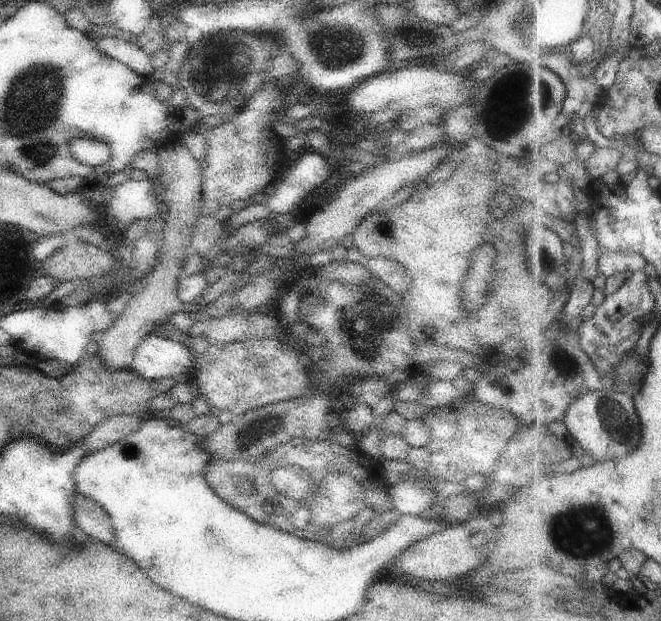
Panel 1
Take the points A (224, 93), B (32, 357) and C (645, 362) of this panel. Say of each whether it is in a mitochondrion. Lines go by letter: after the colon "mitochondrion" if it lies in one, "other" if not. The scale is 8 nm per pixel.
A: mitochondrion
B: other
C: other

